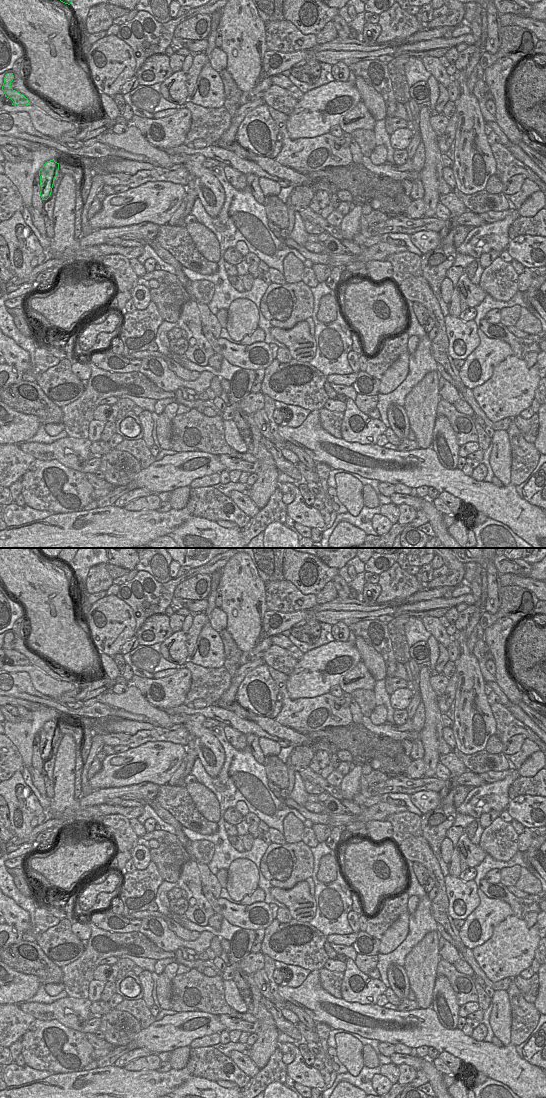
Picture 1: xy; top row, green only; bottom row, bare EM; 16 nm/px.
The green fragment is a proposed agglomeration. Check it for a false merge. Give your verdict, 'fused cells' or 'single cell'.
fused cells

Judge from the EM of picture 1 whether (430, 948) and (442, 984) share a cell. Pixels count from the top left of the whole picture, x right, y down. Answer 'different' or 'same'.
different

